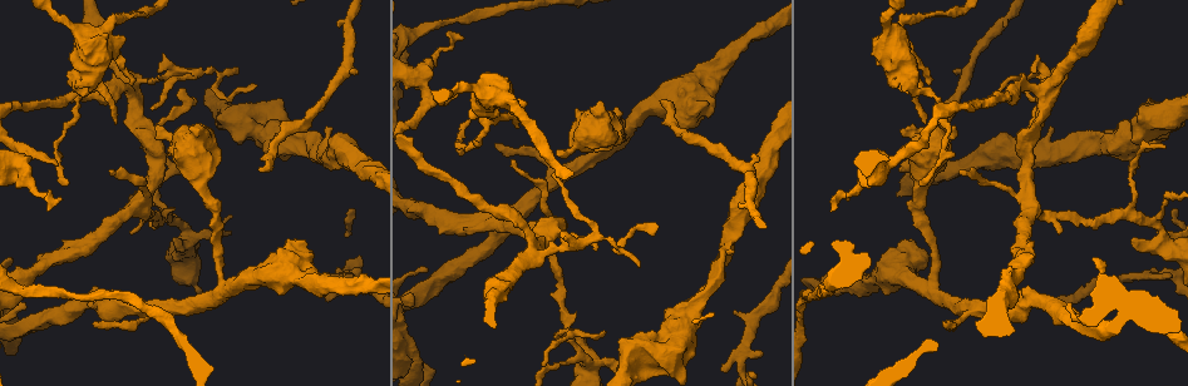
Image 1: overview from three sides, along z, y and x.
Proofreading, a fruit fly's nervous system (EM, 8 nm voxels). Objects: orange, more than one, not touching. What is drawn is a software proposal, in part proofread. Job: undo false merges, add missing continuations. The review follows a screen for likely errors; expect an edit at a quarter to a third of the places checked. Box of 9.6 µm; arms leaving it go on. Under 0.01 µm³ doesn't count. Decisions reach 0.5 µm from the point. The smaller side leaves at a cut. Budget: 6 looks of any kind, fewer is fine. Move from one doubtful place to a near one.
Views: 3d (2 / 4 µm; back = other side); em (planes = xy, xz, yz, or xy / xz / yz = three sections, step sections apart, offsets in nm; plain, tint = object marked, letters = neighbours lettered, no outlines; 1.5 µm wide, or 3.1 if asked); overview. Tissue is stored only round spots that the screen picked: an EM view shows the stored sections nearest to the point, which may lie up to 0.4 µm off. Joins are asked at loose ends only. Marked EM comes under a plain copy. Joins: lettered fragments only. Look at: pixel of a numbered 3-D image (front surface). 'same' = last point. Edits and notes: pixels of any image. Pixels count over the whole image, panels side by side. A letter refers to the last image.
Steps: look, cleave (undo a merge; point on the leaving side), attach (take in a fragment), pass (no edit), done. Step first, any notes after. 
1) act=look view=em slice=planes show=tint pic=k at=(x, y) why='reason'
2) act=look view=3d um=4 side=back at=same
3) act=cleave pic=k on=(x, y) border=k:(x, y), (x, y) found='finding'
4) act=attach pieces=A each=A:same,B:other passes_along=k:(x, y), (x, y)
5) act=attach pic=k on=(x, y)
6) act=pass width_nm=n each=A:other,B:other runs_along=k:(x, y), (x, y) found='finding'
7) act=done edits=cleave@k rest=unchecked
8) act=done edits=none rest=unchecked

act=look view=em slice=xz step=8 show=tint pic=1 at=(237, 67) why='thin end'

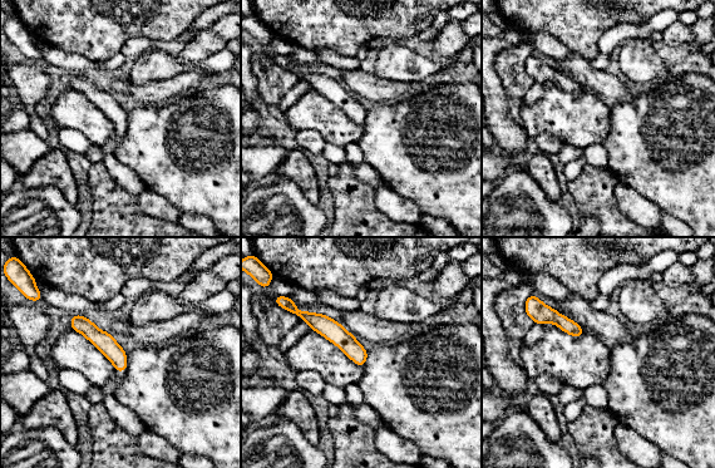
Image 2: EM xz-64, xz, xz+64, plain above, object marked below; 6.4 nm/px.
act=look view=em slice=planes show=letters at=same why='another direction'

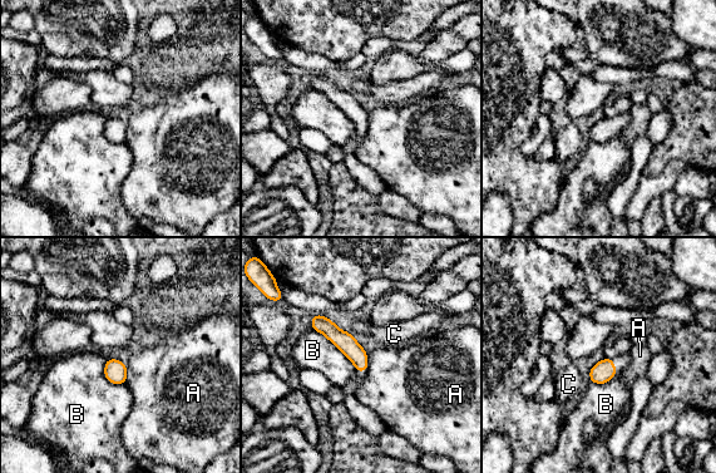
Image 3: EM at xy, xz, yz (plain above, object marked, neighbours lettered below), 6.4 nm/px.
act=pass width_nm=120 each=A:other,B:other,C:other found='no lettered fragment goes on from it'

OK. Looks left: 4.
act=look view=em slice=yz step=8 show=letters pic=1 at=(830, 209) why='an open end'

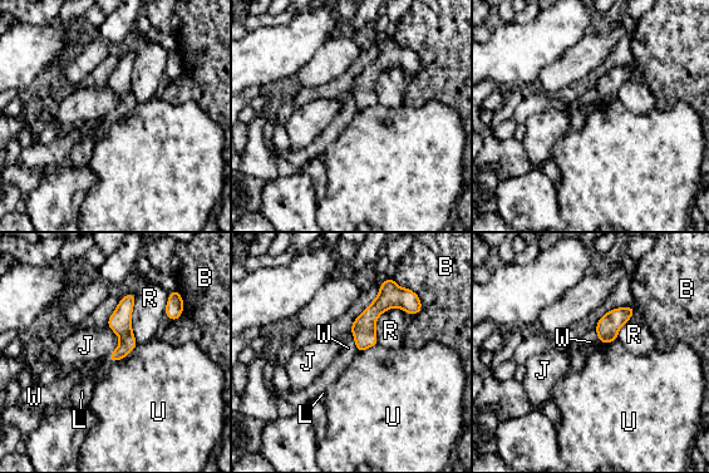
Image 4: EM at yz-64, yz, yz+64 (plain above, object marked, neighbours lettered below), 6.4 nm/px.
act=look view=em slice=planes show=letters at=same

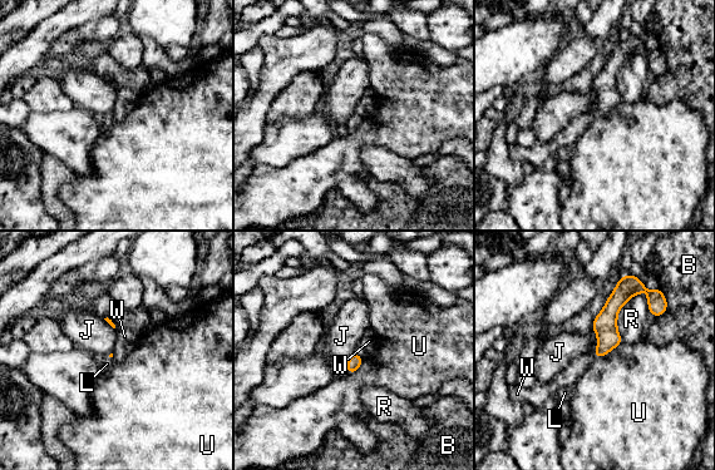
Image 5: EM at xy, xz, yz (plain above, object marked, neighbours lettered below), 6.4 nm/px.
act=pass each=B:other,J:other,L:other,R:other,U:other,W:other found='none of them fits'

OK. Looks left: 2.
act=look view=em slice=planes show=letters pic=1 at=(880, 164) why='thick turns thin'

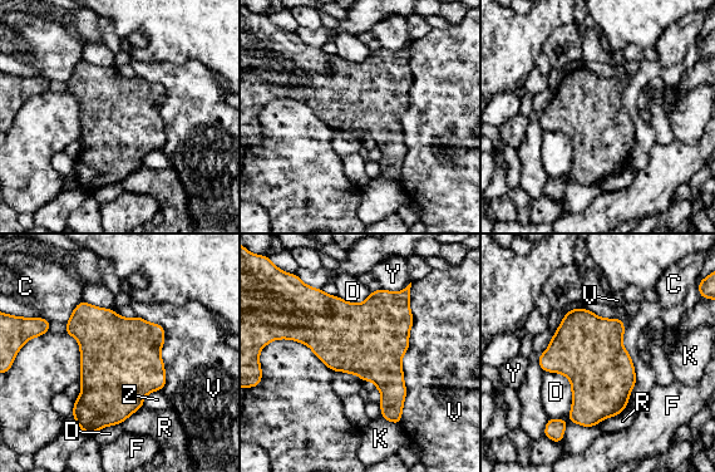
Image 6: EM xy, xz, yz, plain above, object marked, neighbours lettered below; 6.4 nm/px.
act=pass width_nm=440 longest_contact=V:900nm each=C:other,D:other,F:other,K:other,R:other,V:other,Y:other,Z:other found='continuous, no second cell'

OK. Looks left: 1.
act=done edits=none rest=unchecked

